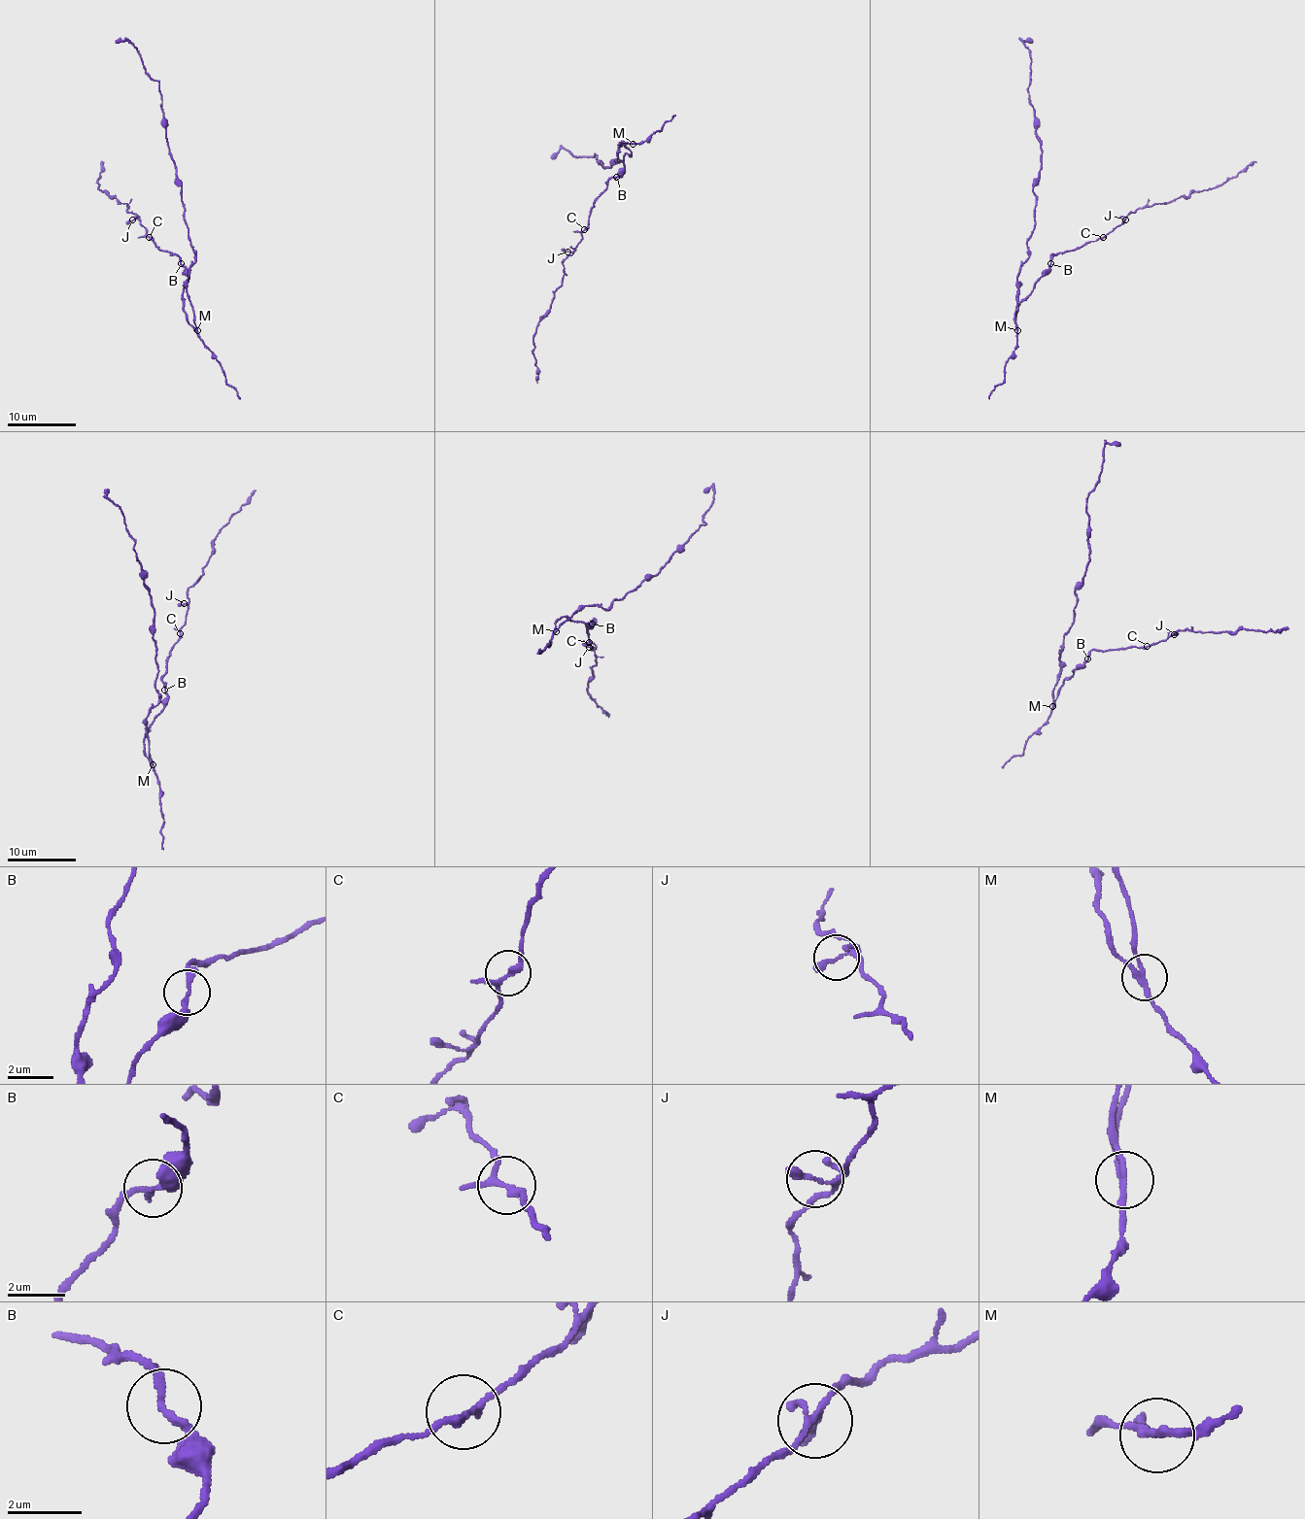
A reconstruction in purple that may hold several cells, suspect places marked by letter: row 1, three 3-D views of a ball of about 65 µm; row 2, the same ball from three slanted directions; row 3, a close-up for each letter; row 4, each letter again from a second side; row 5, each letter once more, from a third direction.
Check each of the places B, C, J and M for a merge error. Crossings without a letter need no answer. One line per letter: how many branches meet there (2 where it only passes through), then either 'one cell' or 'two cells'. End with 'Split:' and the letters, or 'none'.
B: 2 | one cell
C: 3 | one cell
J: 3 | one cell
M: 3 | two cells
Split: M

